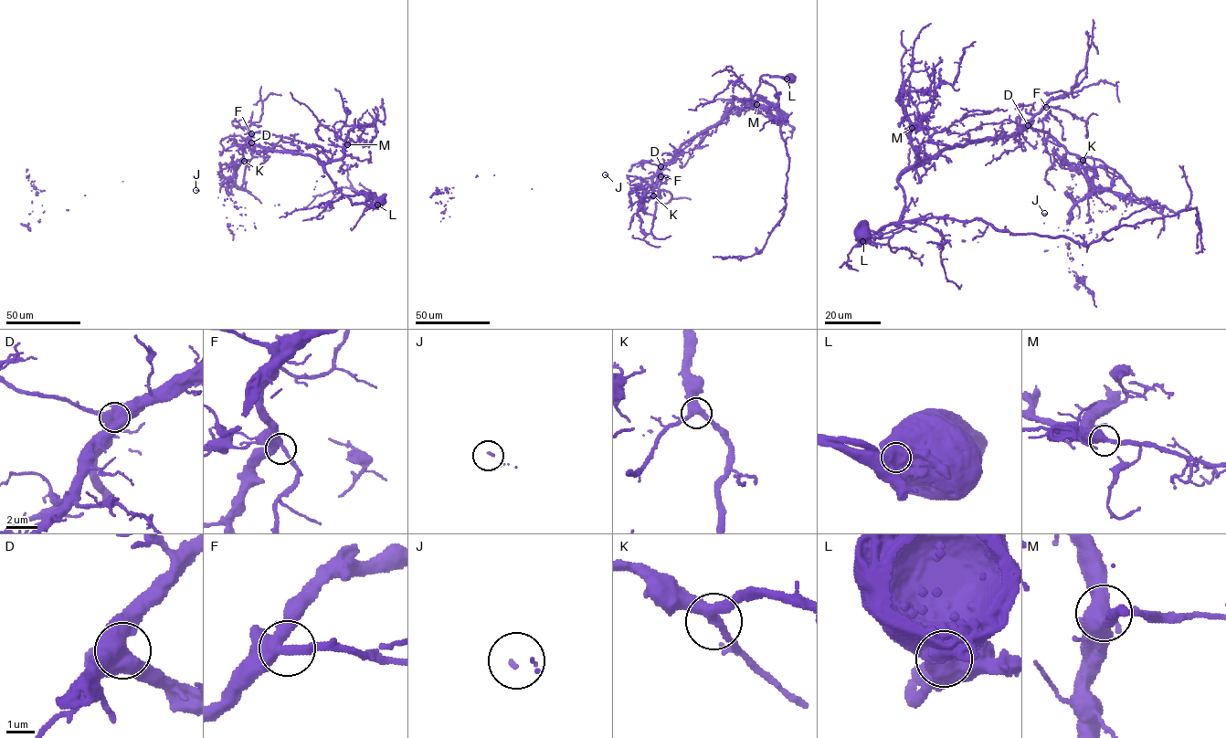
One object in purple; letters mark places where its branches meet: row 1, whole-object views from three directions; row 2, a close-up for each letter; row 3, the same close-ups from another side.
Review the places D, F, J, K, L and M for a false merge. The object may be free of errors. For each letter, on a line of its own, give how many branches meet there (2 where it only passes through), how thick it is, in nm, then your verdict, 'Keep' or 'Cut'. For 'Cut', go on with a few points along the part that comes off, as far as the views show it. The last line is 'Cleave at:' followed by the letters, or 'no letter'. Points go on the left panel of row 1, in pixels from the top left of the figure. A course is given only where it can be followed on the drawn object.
D: Branches: 2. Thickness 650 nm. Keep
F: Branches: 3. Thickness 360 nm. Keep
J: Branches: 1. Thickness 120 nm. Keep
K: Branches: 3. Thickness 400 nm. Keep
L: Branches: 1. Thickness 1300 nm. Cut. Course of the part to remove: (377, 205), (360, 203)
M: Branches: 2. Thickness 600 nm. Keep
Cleave at: L

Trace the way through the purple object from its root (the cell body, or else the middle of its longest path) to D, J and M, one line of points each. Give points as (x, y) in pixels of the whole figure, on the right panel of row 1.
D: (861, 235), (898, 221), (897, 179), (908, 170), (1028, 125)
J: (861, 235), (898, 221), (908, 170), (1026, 127), (1088, 184), (1068, 229), (1044, 213)
M: (861, 235), (861, 242), (868, 230), (900, 216), (904, 193), (897, 179), (918, 160), (912, 128)

